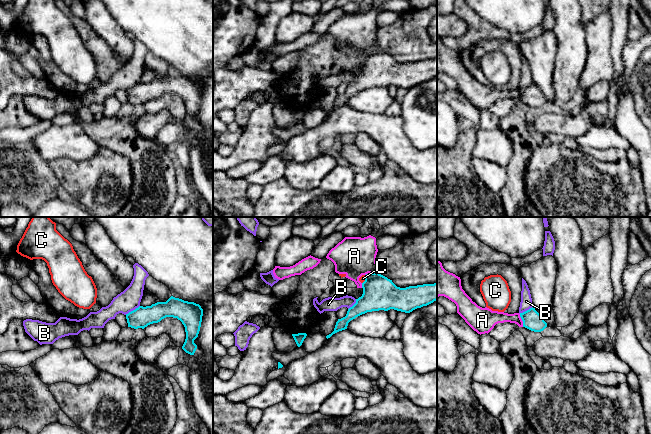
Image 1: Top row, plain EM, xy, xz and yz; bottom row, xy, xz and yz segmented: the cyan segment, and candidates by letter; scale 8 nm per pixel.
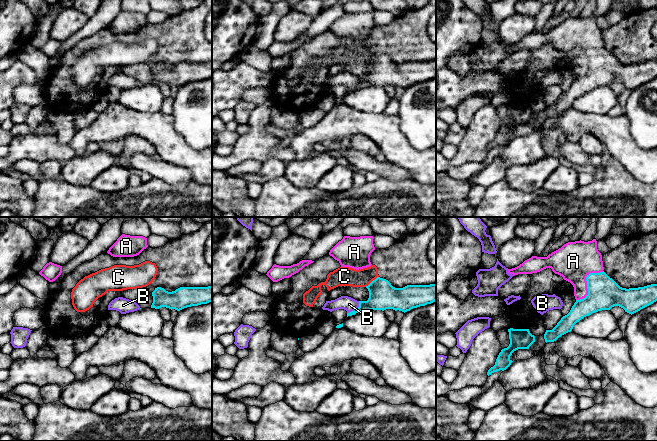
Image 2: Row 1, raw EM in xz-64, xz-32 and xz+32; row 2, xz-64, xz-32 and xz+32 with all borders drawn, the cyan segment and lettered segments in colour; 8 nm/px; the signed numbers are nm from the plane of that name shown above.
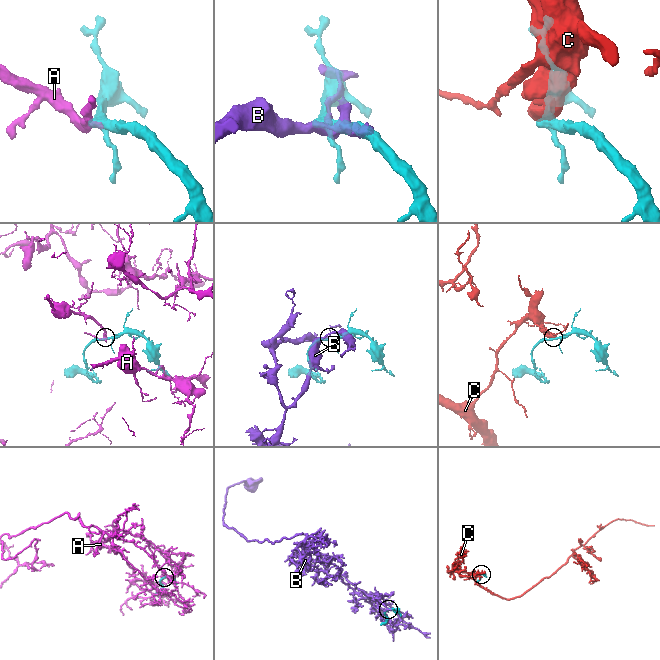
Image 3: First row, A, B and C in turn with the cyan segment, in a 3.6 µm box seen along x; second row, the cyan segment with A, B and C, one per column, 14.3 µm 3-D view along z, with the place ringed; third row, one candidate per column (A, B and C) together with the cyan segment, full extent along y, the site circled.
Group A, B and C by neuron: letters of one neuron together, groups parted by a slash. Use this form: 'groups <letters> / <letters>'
groups A / B / C

